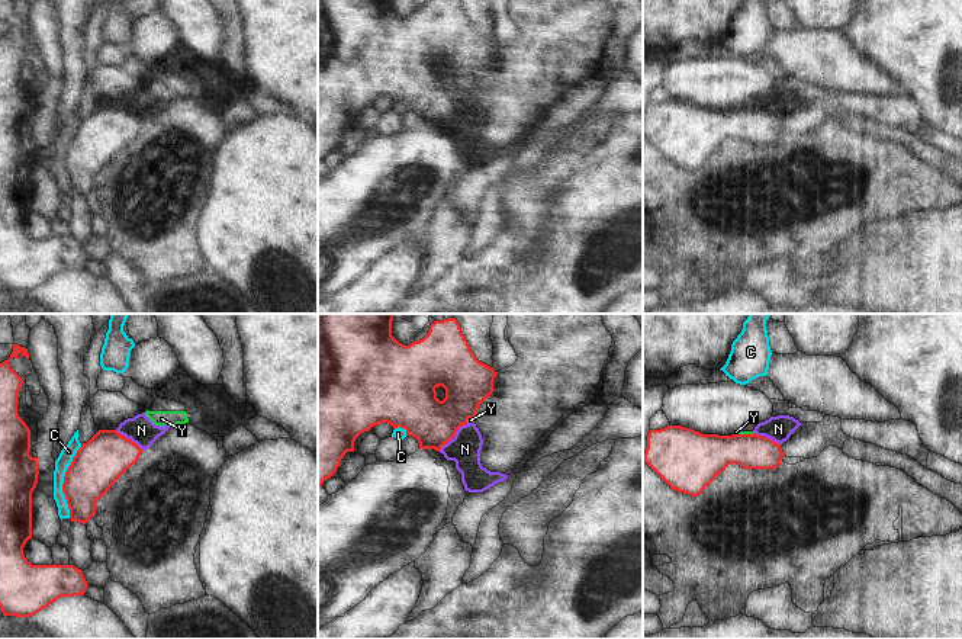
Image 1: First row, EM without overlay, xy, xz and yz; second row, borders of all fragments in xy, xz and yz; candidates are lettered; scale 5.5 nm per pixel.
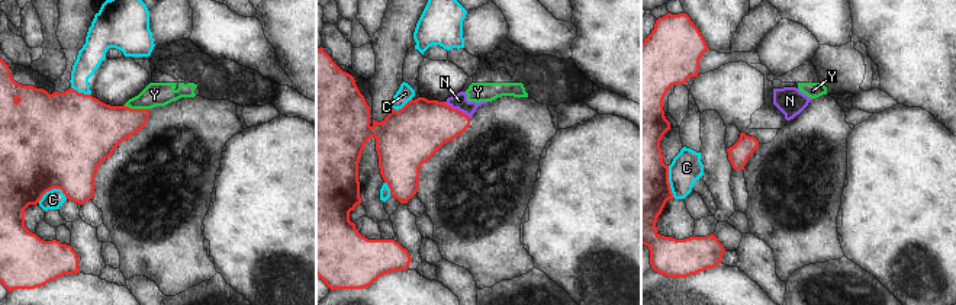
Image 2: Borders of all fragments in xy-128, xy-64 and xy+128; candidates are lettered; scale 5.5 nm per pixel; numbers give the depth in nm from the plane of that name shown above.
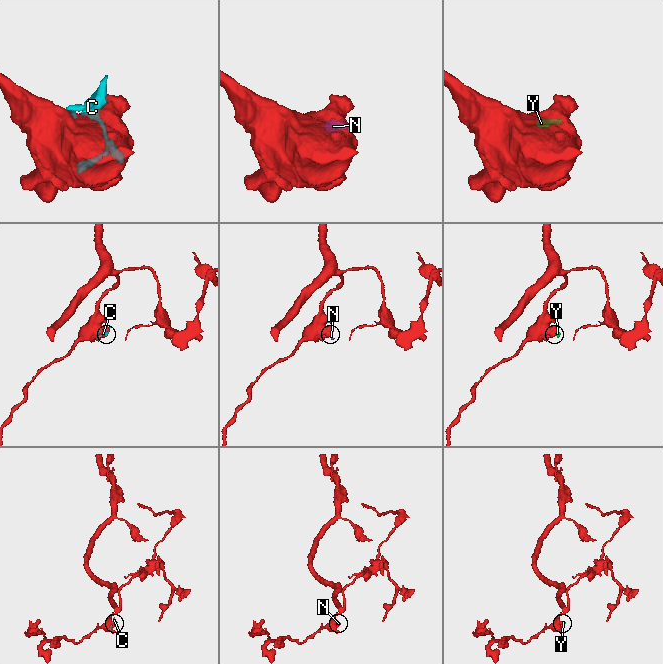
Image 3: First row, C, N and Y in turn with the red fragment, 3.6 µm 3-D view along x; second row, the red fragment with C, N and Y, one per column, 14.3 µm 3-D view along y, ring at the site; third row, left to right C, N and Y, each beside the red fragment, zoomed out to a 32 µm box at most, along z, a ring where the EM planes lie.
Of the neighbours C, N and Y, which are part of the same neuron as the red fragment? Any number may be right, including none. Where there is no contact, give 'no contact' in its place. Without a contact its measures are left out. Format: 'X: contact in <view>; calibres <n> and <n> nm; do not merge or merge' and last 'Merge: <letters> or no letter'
C: contact in xy; calibres 280 and 80 nm; do not merge
N: contact in xz; calibres 260 and 180 nm; do not merge
Y: contact in yz; calibres 260 and 20 nm; do not merge
Merge: no letter

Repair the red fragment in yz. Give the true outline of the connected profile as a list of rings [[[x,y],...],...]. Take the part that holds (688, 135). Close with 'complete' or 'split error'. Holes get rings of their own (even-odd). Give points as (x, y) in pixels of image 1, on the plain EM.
[[[682,100],[650,105],[644,137],[672,164],[698,171],[731,138],[743,144],[776,144],[784,126],[779,118],[757,109],[702,109]]]; complete

